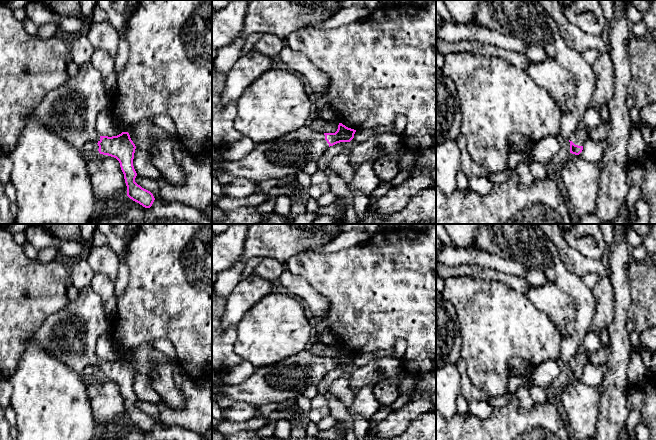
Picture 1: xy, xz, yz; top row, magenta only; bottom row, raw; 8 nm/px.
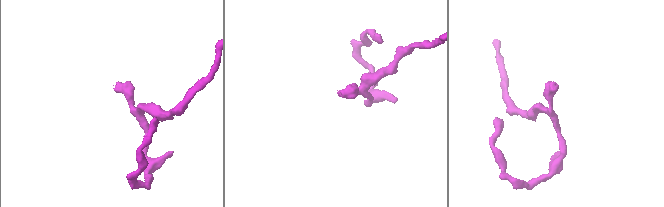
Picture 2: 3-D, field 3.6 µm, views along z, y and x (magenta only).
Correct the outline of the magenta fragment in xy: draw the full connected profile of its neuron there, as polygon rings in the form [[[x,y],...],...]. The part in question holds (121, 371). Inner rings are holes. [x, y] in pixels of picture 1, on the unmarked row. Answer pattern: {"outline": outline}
{"outline": [[[90,285],[79,289],[79,297],[64,308],[48,317],[32,335],[33,340],[45,351],[55,356],[75,372],[82,373],[87,366],[99,370],[99,377],[116,382],[124,398],[127,420],[145,432],[150,432],[155,424],[153,418],[135,406],[137,397],[133,390],[136,370],[128,356],[117,360],[99,360],[95,354],[99,336],[110,330],[109,318],[105,313],[100,296]]]}

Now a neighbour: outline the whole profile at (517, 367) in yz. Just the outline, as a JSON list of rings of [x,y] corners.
[[[514,357],[509,360],[508,368],[510,376],[523,376],[527,375],[532,370],[533,365],[525,360]]]

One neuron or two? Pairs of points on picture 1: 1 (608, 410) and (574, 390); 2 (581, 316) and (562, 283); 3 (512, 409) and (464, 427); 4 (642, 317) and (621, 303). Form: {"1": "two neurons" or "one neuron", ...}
{"1": "two neurons", "2": "one neuron", "3": "one neuron", "4": "two neurons"}

